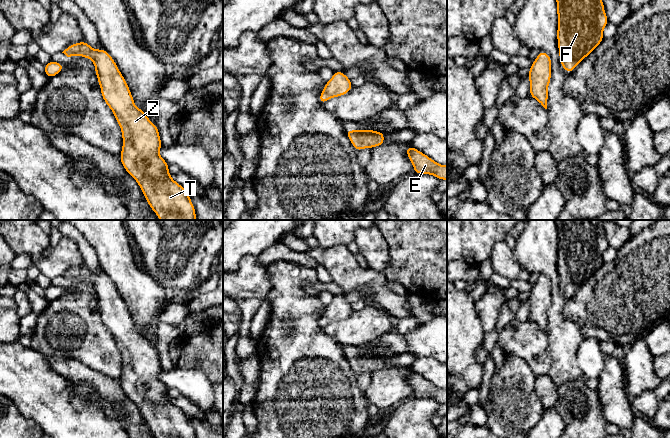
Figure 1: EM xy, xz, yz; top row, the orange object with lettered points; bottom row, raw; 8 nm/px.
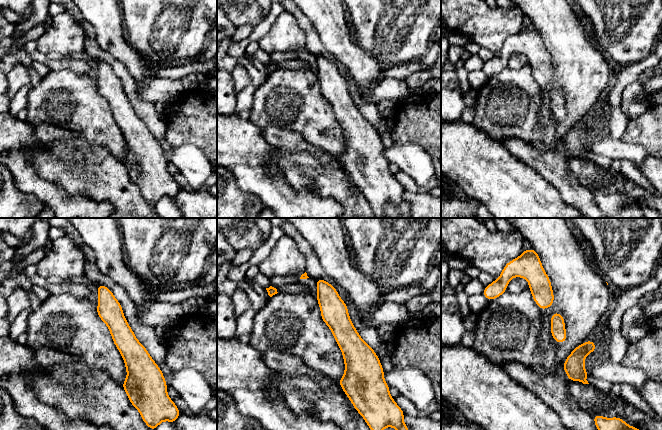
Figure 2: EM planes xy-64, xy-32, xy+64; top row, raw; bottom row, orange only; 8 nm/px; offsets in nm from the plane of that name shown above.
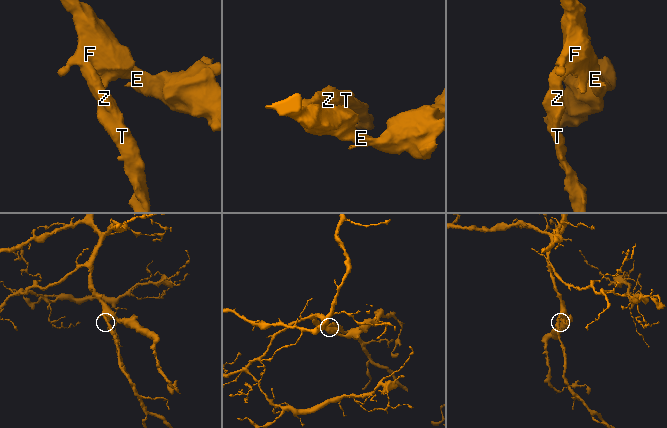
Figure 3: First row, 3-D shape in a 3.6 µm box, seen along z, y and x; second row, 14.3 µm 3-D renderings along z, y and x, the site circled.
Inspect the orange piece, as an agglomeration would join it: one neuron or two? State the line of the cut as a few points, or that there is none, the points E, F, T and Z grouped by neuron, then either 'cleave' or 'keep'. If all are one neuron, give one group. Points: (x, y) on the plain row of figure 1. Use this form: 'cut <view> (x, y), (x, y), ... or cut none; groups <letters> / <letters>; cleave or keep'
cut none; groups E F T Z; keep

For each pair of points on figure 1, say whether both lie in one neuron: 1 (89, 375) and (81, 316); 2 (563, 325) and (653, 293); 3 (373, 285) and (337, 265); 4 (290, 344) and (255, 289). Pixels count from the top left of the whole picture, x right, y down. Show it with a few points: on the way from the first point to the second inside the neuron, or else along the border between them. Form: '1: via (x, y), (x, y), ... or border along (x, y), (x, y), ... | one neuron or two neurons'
1: border along (67, 357), (77, 359), (88, 367), (110, 377) | two neurons
2: border along (566, 300), (563, 312), (578, 326), (584, 337) | two neurons
3: via (364, 281), (355, 279), (346, 272) | one neuron
4: border along (269, 276), (270, 290), (263, 299) | two neurons

